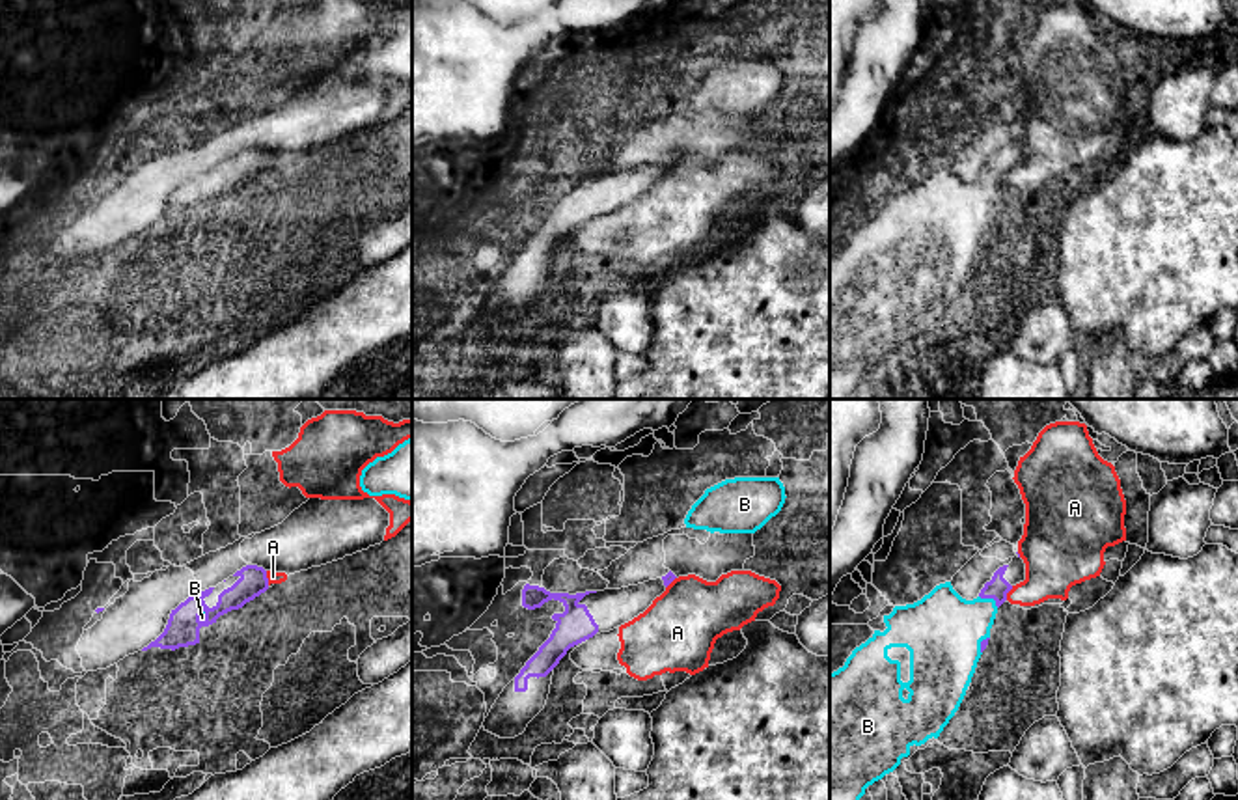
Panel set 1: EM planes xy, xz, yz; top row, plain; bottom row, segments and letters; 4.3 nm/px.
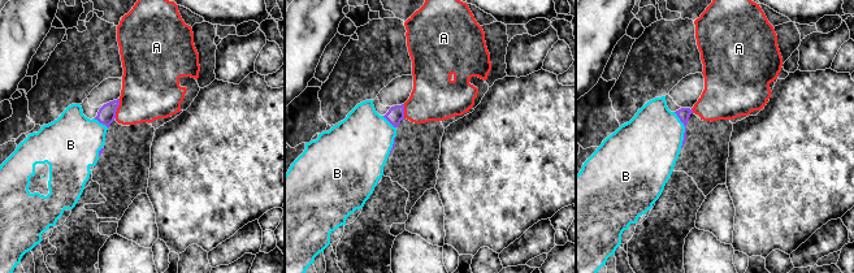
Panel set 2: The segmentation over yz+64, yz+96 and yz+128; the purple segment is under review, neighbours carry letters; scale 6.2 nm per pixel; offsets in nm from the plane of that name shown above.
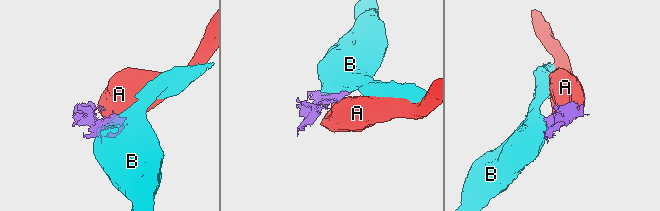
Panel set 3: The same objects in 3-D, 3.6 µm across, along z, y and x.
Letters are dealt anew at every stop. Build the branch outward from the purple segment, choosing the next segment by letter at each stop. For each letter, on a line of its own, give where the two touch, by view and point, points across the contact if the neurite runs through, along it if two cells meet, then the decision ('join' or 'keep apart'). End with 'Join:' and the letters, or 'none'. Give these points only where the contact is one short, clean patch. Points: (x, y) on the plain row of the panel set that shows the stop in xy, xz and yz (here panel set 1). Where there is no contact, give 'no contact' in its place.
A: xy (267, 161) | along xy (265, 153), (269, 166) | keep apart
B: yz (990, 179) | join
Join: B

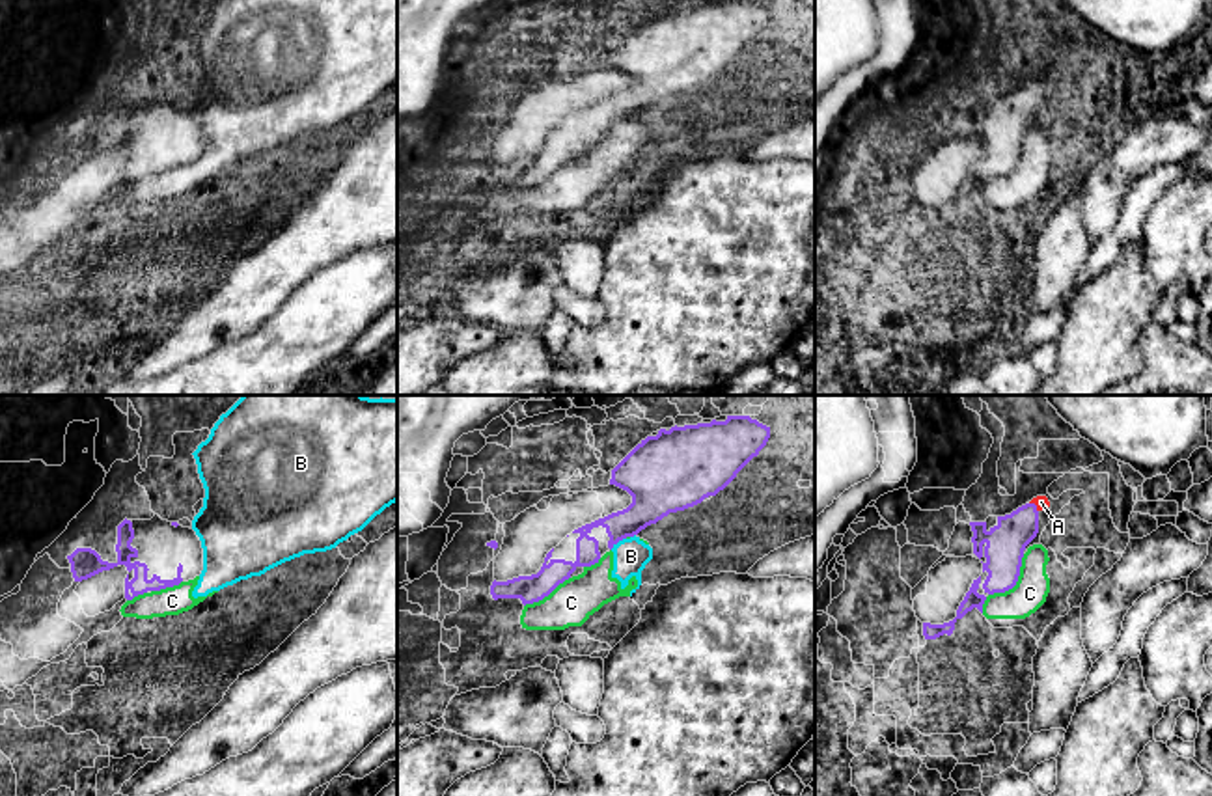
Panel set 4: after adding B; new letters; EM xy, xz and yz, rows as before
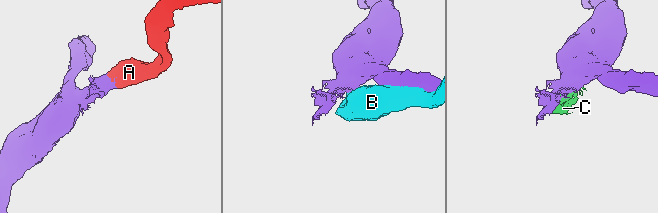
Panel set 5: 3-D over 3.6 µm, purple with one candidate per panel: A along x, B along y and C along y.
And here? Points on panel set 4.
A: yz (1035, 88) | across yz (1005, 125), (1035, 88), (1041, 84) | join
B: xz (618, 123) | keep apart
C: yz (1007, 172) | keep apart
Join: A

